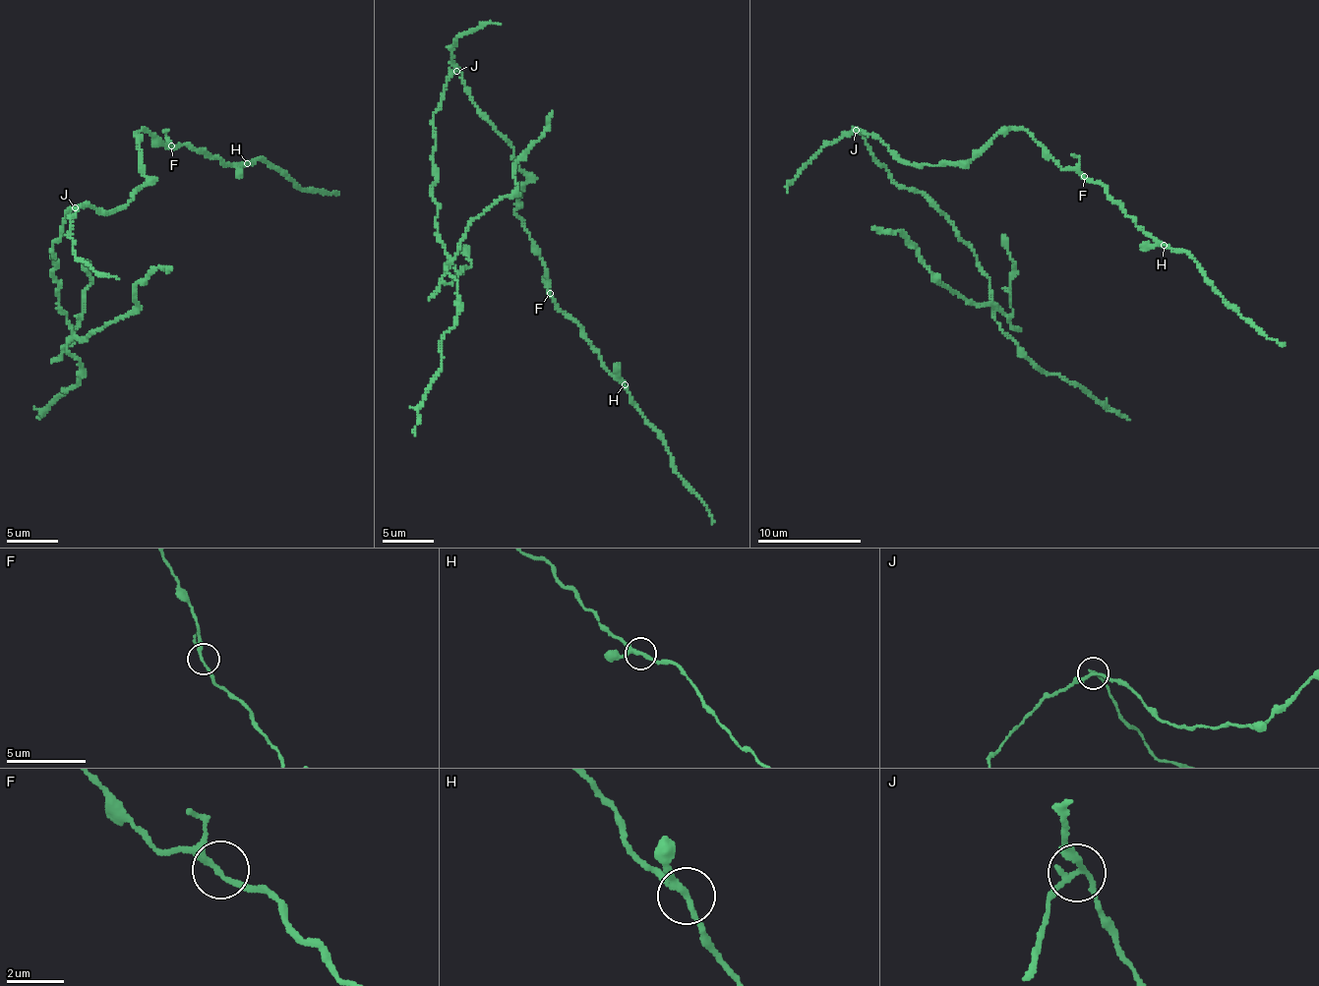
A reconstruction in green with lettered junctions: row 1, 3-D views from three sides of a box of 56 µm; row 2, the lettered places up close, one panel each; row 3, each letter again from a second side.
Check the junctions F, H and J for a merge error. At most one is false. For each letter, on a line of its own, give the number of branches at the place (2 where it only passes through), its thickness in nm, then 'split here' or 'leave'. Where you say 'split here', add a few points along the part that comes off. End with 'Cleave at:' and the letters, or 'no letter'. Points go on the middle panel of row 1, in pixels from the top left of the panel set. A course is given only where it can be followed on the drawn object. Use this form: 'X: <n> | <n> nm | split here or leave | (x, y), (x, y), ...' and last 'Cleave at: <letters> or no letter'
F: 3 | 170 nm | leave
H: 3 | 180 nm | leave
J: 3 | 170 nm | split here | (457, 70), (433, 121), (433, 193), (445, 266), (457, 283), (457, 321), (442, 341), (442, 369), (415, 435)
Cleave at: J

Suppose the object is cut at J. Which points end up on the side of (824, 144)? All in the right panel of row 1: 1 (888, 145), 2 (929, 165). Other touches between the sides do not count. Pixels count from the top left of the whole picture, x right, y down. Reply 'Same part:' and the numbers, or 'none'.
Same part: 1, 2

